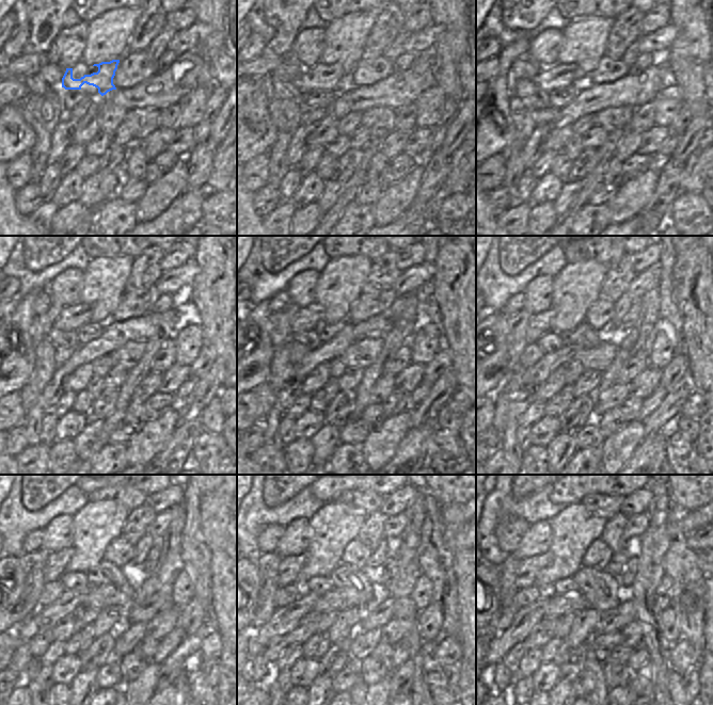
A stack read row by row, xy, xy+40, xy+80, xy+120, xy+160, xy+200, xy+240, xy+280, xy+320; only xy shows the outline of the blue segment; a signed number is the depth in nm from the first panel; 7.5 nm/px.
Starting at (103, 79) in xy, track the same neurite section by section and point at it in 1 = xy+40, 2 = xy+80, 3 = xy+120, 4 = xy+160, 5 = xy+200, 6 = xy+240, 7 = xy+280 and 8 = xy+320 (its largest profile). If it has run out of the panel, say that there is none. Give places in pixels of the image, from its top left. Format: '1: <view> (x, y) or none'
1: xy+40 (306, 81)
2: xy+80 (544, 79)
3: xy+120 (72, 318)
4: xy+160 (309, 318)
5: xy+200 (539, 323)
6: xy+240 (57, 562)
7: xy+280 (289, 567)
8: xy+320 (525, 576)

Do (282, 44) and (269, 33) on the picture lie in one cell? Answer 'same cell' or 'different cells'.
different cells

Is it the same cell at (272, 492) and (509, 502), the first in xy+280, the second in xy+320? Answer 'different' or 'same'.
different

